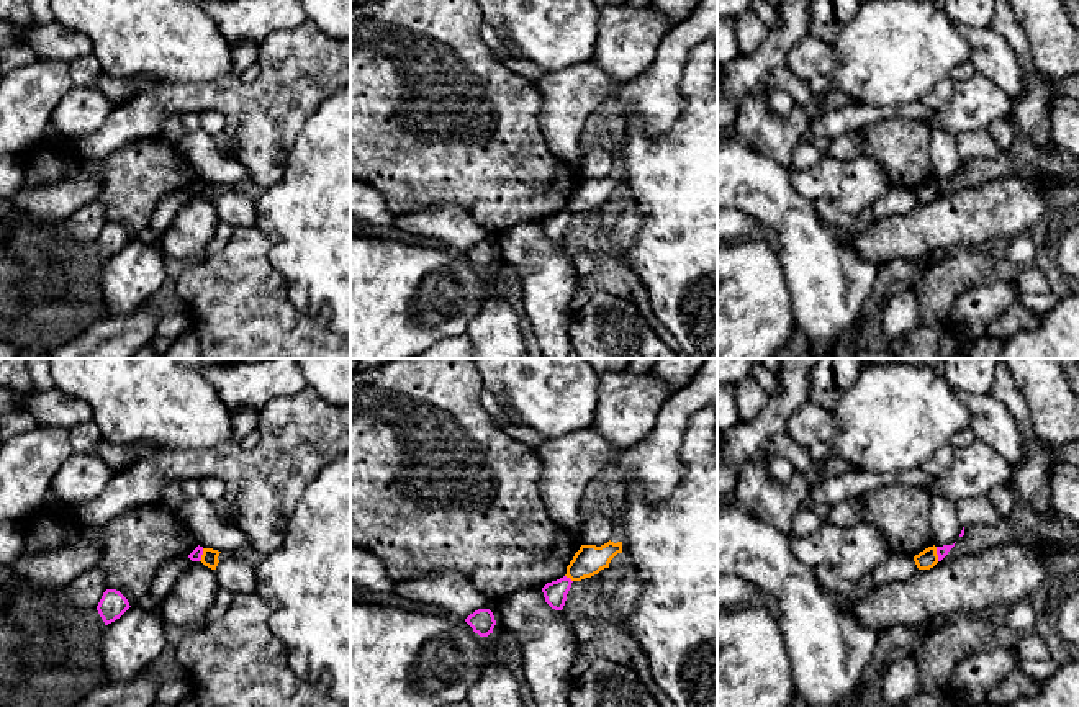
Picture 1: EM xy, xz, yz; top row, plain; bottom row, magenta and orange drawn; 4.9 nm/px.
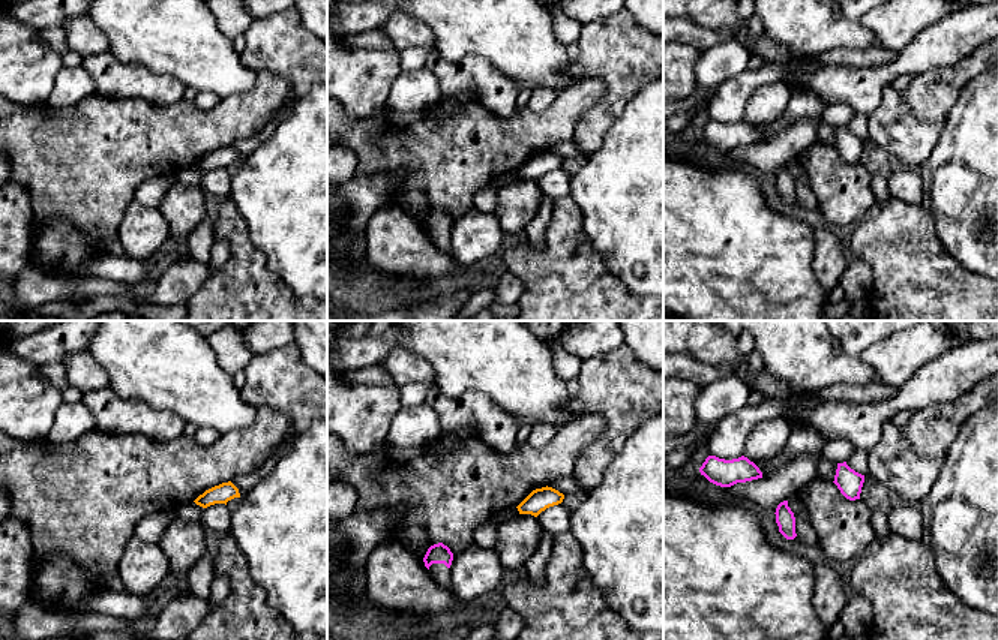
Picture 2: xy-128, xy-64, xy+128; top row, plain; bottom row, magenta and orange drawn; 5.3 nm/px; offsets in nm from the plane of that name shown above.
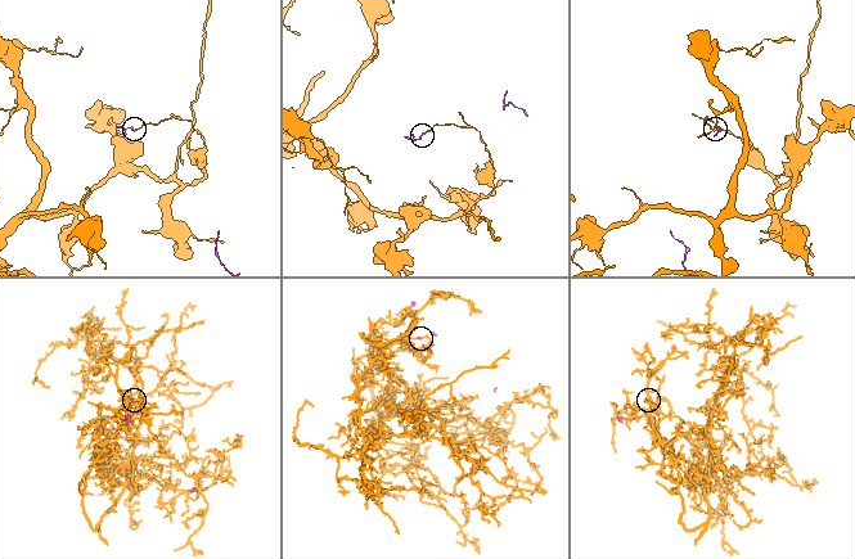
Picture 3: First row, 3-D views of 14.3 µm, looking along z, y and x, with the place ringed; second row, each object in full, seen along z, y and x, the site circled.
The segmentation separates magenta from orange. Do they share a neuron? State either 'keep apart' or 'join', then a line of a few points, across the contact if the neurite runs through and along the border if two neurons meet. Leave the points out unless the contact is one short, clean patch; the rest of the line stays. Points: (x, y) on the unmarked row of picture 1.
keep apart | yz (935, 180), (939, 193)

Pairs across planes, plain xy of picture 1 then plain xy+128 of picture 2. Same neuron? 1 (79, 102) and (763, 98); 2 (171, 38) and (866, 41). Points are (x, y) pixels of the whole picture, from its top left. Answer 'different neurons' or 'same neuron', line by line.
1: same neuron
2: same neuron

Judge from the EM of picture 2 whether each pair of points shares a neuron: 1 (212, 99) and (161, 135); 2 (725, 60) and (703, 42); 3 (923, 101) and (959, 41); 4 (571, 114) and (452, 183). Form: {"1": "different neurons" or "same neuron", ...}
{"1": "different neurons", "2": "different neurons", "3": "different neurons", "4": "same neuron"}

